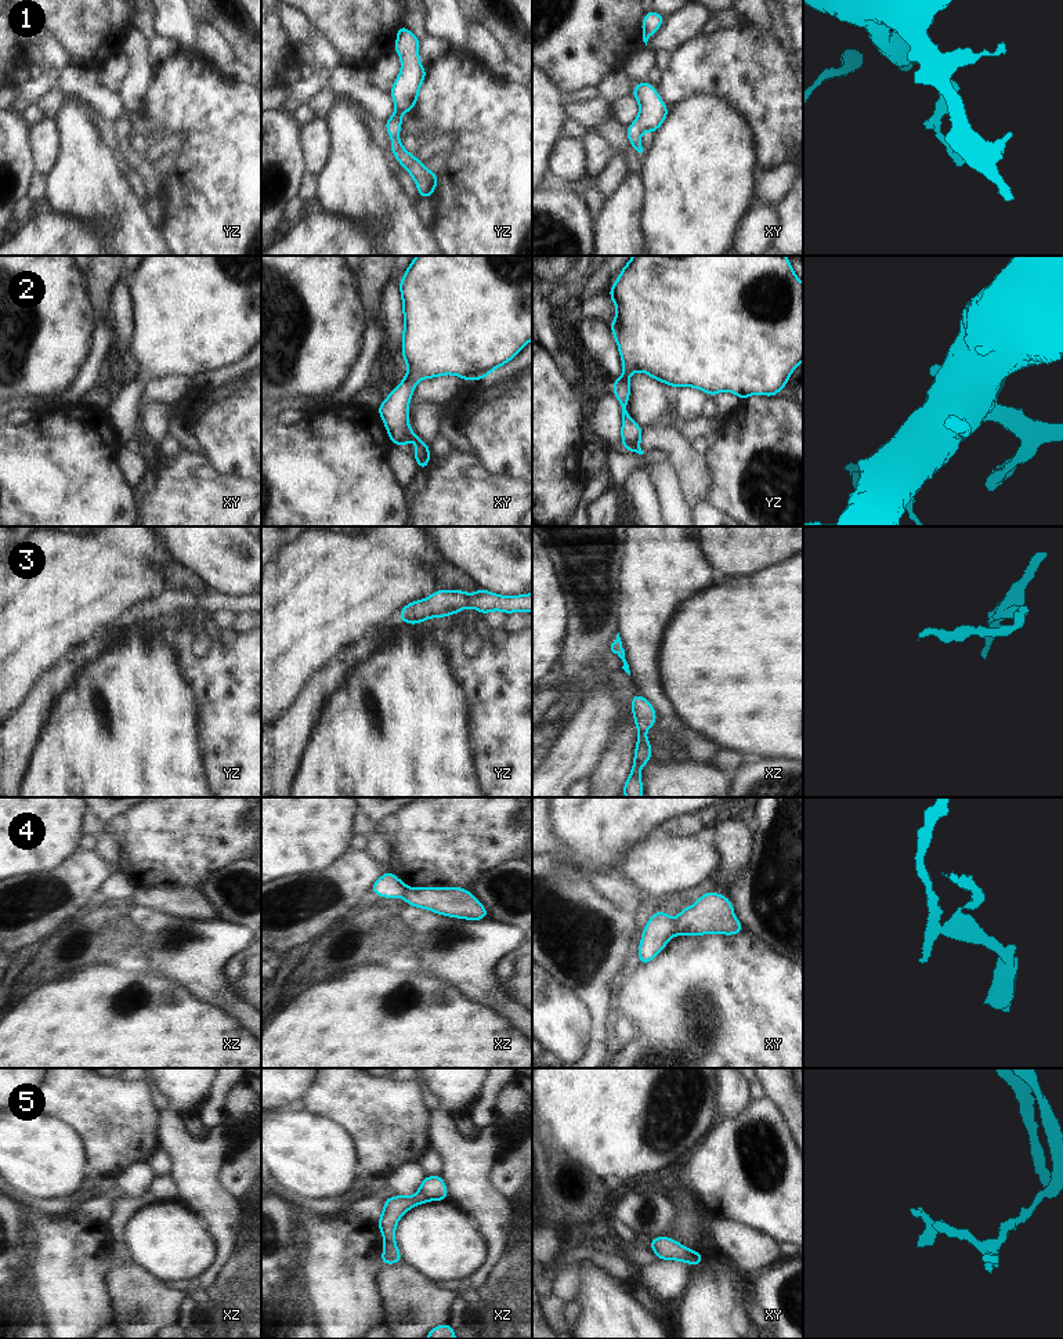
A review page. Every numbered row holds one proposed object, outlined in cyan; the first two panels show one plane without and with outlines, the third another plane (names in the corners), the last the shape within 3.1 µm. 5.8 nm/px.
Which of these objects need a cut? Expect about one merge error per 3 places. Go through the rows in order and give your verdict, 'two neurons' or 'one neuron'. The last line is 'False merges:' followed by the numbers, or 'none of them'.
1: one neuron
2: one neuron
3: one neuron
4: two neurons
5: one neuron
False merges: 4

